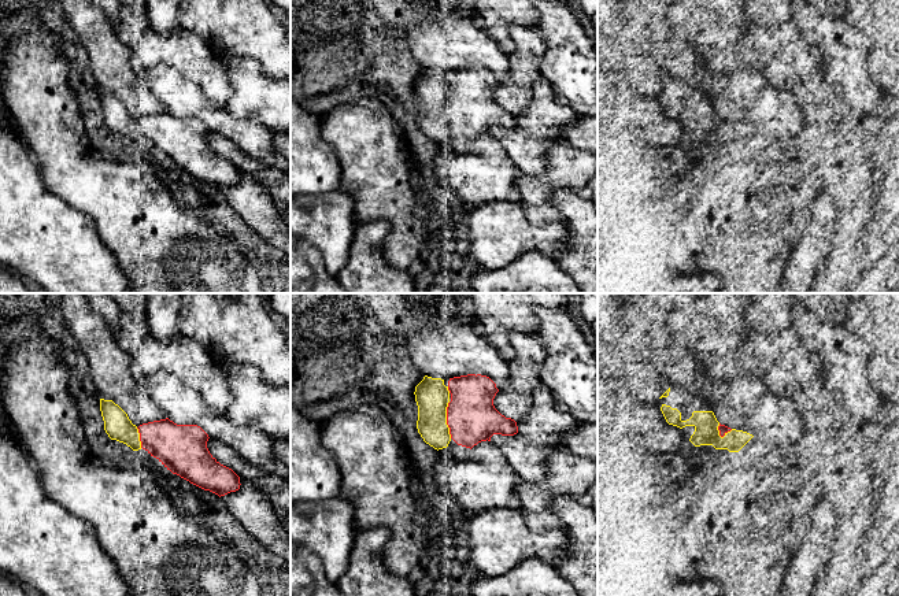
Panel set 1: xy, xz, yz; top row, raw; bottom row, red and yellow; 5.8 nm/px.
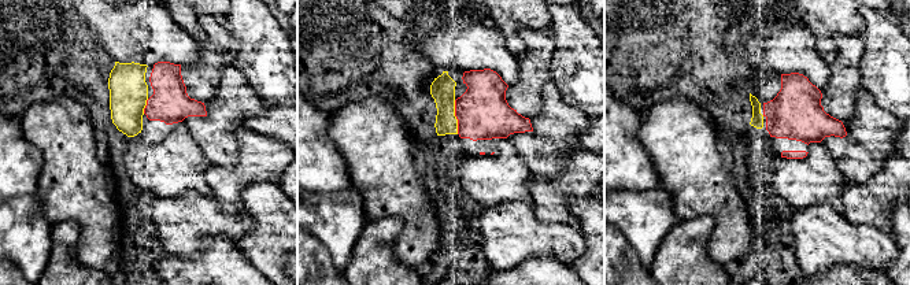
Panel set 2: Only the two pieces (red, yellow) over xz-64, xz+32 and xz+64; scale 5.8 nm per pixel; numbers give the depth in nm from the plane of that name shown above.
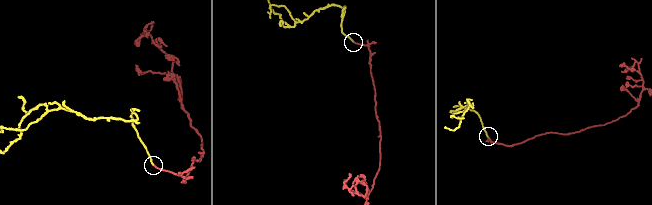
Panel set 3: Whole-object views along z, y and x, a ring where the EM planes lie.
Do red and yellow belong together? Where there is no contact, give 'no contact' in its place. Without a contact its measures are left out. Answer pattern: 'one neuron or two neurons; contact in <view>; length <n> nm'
one neuron; contact in xz; length 220 nm

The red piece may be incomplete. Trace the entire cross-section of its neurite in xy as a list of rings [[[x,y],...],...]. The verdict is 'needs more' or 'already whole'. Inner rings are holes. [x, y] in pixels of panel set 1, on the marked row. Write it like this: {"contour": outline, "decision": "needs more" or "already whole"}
{"contour": [[[104,399],[100,411],[111,440],[133,451],[145,449],[173,474],[219,497],[240,489],[240,477],[210,454],[210,437],[200,426],[177,425],[166,418],[137,427],[118,404]]], "decision": "needs more"}

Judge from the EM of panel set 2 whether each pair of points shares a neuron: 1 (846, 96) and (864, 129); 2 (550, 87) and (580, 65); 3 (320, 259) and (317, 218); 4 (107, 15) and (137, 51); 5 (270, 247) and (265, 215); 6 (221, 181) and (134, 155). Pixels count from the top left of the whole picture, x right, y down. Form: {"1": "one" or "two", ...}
{"1": "two", "2": "two", "3": "two", "4": "one", "5": "one", "6": "two"}

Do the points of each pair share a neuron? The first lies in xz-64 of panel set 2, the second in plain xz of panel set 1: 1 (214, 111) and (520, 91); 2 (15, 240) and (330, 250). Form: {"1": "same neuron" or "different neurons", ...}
{"1": "different neurons", "2": "same neuron"}

